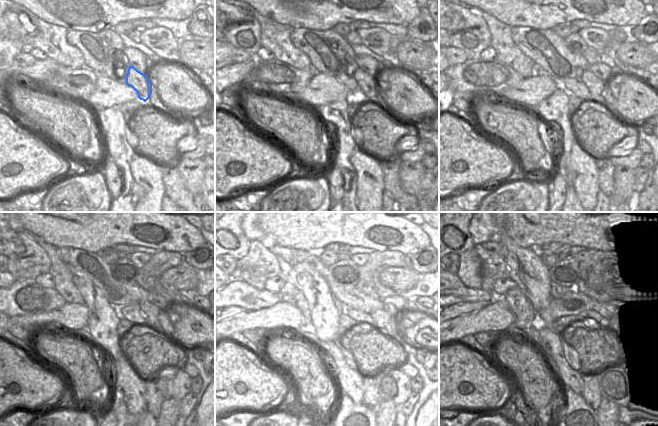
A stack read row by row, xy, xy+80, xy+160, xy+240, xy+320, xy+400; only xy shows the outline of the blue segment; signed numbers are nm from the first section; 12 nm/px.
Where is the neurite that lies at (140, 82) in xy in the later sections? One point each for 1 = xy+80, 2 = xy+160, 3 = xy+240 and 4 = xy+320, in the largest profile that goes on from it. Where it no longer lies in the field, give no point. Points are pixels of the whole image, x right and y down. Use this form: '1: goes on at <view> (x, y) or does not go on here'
1: goes on at xy+80 (367, 86)
2: goes on at xy+160 (596, 87)
3: goes on at xy+240 (154, 316)
4: goes on at xy+320 (383, 321)

